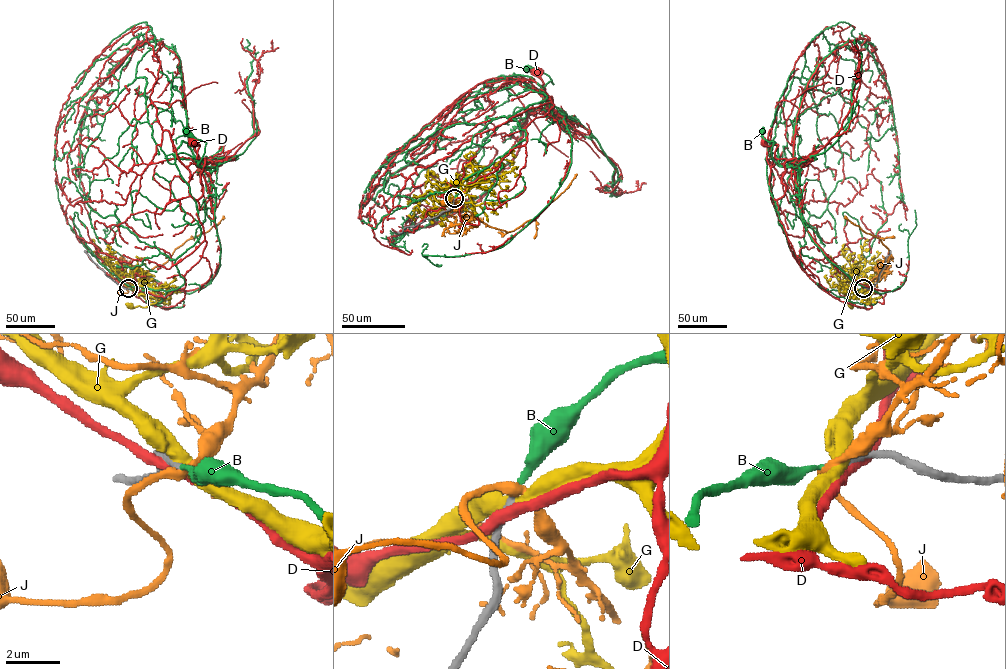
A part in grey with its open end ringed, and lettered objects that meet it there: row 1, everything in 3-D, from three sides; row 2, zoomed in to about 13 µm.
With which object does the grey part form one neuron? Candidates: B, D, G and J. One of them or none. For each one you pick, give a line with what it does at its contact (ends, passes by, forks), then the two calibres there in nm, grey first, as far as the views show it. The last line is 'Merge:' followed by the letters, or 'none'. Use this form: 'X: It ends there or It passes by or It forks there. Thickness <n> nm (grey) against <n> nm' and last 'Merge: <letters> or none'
B: It ends there. Thickness 220 nm (grey) against 200 nm
Merge: B

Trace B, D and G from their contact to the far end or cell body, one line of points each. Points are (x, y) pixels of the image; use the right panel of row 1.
B: (863, 288), (822, 289), (802, 268), (769, 191), (771, 141), (784, 166), (762, 132)
D: (864, 288), (835, 297), (800, 267), (777, 202), (791, 159), (776, 158), (778, 145), (764, 142)
G: (864, 288), (850, 297), (850, 306)

